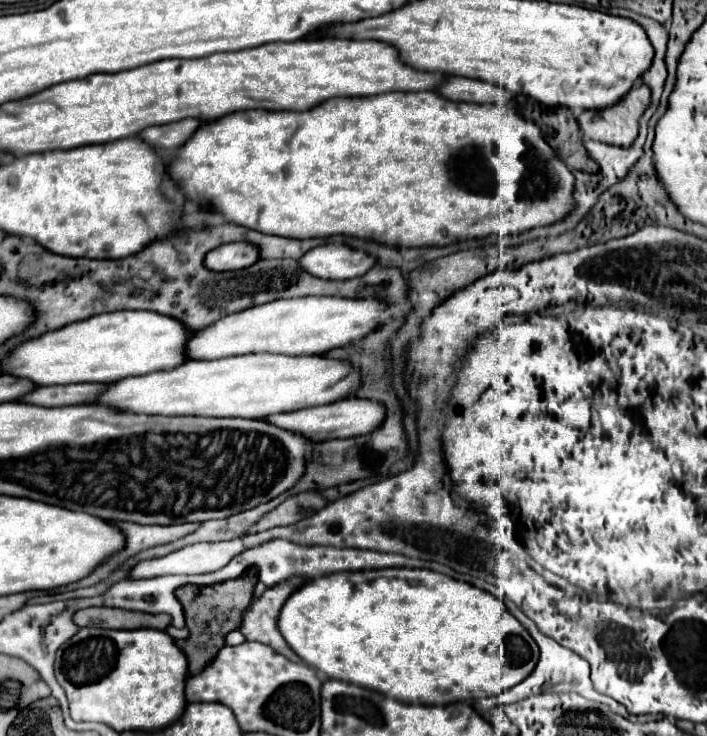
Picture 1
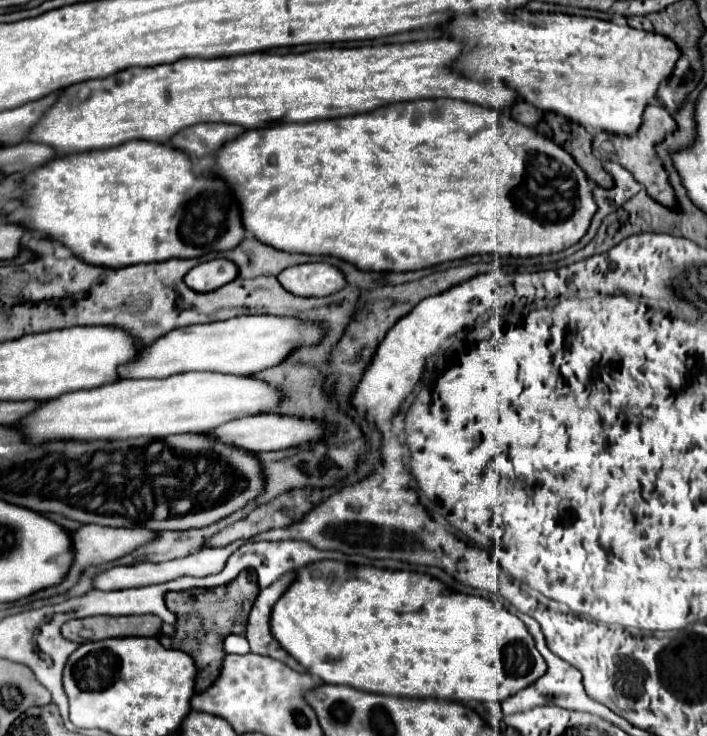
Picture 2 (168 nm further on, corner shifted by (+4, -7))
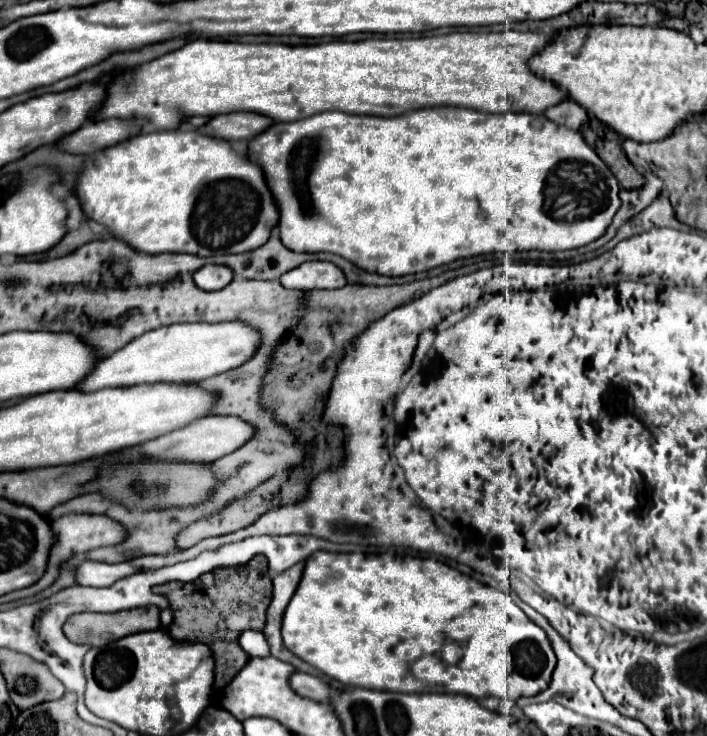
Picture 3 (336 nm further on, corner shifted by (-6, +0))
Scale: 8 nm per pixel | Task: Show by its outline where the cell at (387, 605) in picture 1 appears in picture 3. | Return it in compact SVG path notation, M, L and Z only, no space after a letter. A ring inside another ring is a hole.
M314 552L306 560L306 568L302 574L302 580L286 606L284 620L282 620L282 638L284 644L304 662L312 664L326 676L344 682L348 686L360 686L360 688L372 688L372 690L394 690L394 692L454 692L454 694L466 694L474 698L482 696L498 696L506 700L518 700L520 696L536 696L550 684L550 674L556 666L556 656L552 652L550 640L546 632L536 626L514 602L512 598L498 590L484 586L476 582L470 576L460 574L458 570L434 560L434 558L412 558L412 556L396 556L392 552L384 554L336 554L336 552Z

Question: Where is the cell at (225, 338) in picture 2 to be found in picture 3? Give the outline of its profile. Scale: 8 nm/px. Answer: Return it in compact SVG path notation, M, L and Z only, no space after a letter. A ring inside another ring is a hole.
M240 320L234 322L186 322L150 330L114 352L78 384L80 390L100 390L108 386L134 386L144 382L200 382L220 372L232 370L252 358L260 348L260 332Z

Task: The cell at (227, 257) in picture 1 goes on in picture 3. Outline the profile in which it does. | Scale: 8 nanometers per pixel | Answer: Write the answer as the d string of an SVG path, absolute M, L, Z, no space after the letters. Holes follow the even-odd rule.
M208 264L194 272L194 282L202 290L220 290L228 286L232 278L234 278L232 268L222 266L222 264Z

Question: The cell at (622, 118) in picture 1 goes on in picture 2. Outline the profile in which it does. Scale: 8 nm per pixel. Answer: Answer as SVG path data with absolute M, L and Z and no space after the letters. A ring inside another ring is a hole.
M648 105L646 113L644 113L644 123L640 127L640 131L634 137L620 137L620 135L612 135L612 133L600 133L594 139L594 153L602 159L602 161L614 161L618 165L622 165L624 169L628 169L634 179L646 187L648 195L670 207L670 209L678 209L678 201L674 199L674 189L668 183L668 171L664 171L662 167L662 159L654 153L654 147L666 139L668 133L672 133L676 127L676 121L670 117L670 113L660 107L660 105Z

